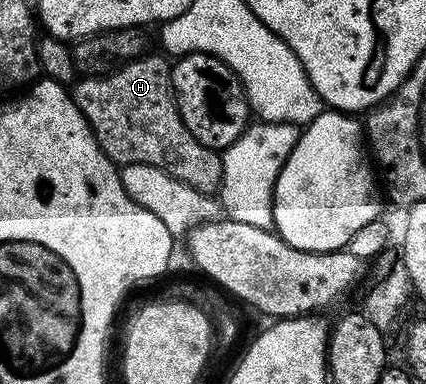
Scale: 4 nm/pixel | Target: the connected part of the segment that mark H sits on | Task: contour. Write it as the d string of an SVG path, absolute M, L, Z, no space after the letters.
M144 53L138 59L130 59L122 67L117 67L102 77L80 78L73 87L74 103L91 126L97 145L101 145L101 149L110 157L112 163L153 165L169 177L189 185L194 191L214 196L219 189L219 178L223 175L220 152L211 151L201 145L201 141L197 141L197 137L193 137L193 133L185 129L185 121L181 121L179 106L175 103L175 91L171 87L172 64L162 54L151 54Z

